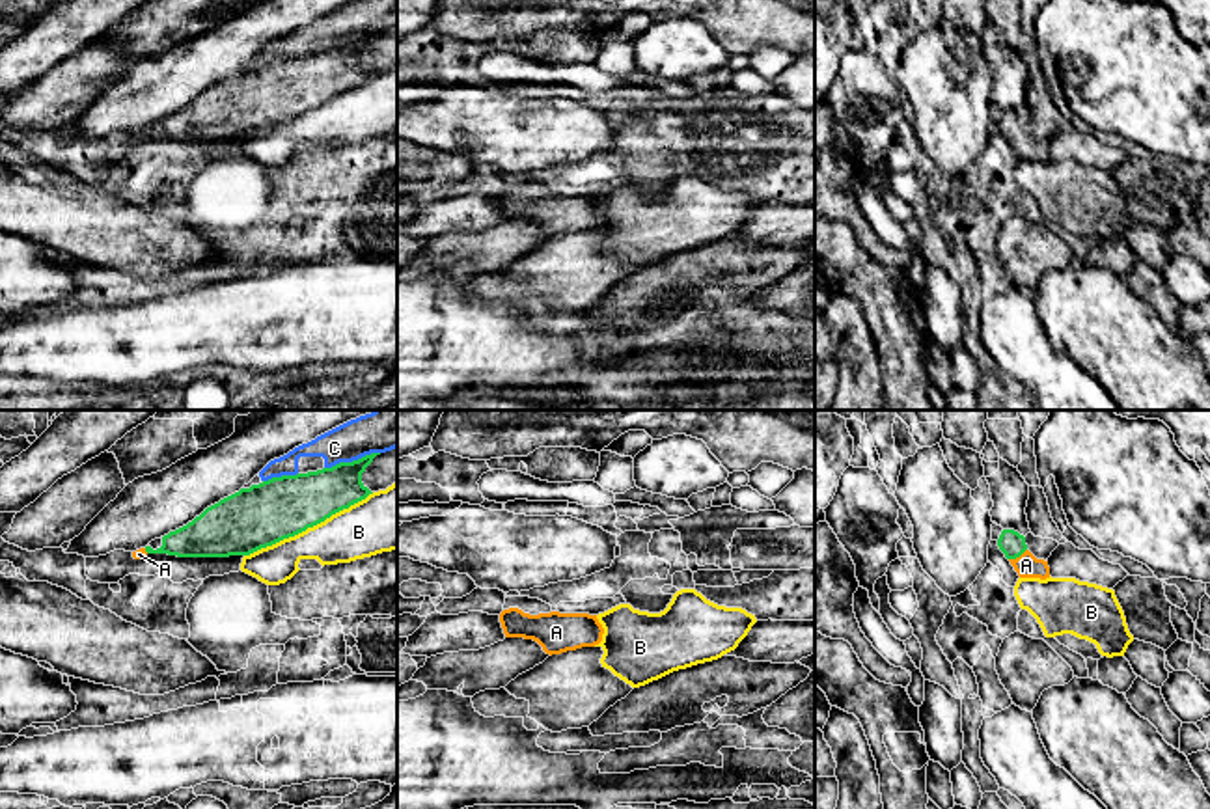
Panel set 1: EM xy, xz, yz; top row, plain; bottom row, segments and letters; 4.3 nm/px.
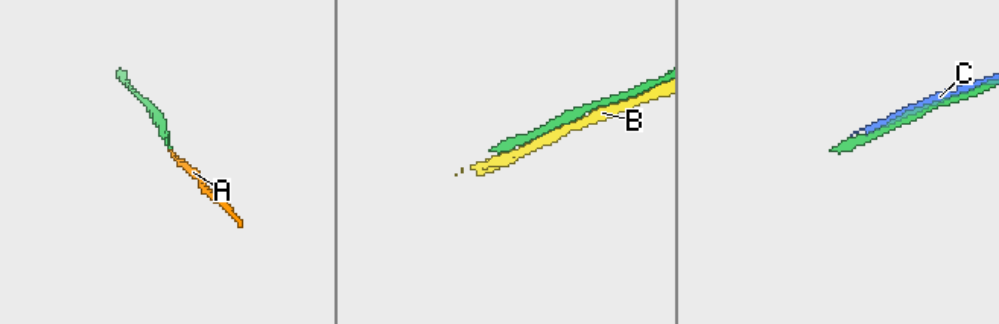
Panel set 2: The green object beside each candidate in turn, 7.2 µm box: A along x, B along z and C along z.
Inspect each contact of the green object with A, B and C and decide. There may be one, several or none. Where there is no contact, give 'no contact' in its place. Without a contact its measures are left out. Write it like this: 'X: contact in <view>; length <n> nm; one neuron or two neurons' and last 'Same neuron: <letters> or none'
A: contact in yz; length 90 nm; one neuron
B: contact in xy; length 600 nm; two neurons
C: contact in xy; length 260 nm; two neurons
Same neuron: A

